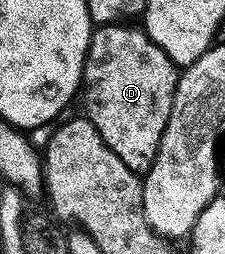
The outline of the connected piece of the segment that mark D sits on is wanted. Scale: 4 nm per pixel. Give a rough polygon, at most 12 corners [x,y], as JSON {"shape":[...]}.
{"shape":[[143,28],[93,29],[83,113],[143,176],[178,67]]}

